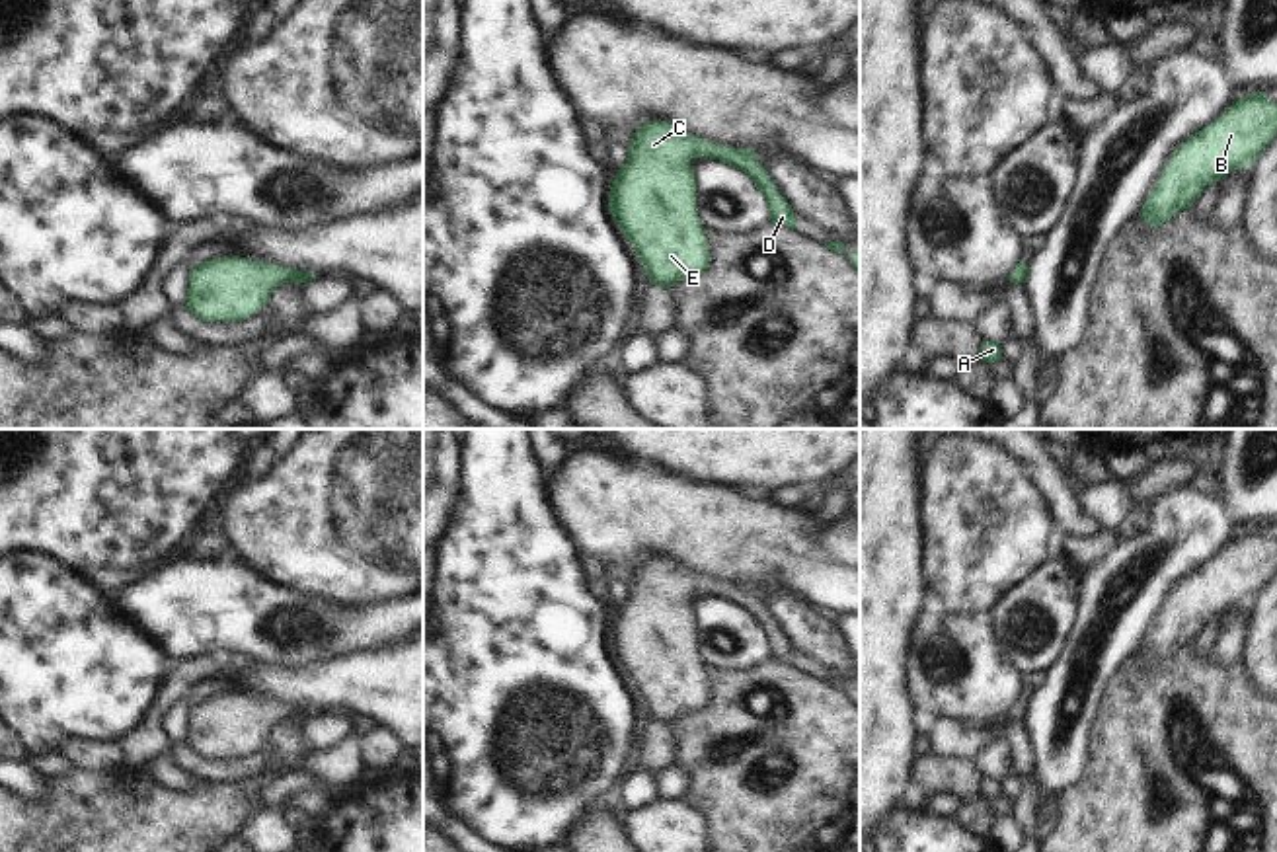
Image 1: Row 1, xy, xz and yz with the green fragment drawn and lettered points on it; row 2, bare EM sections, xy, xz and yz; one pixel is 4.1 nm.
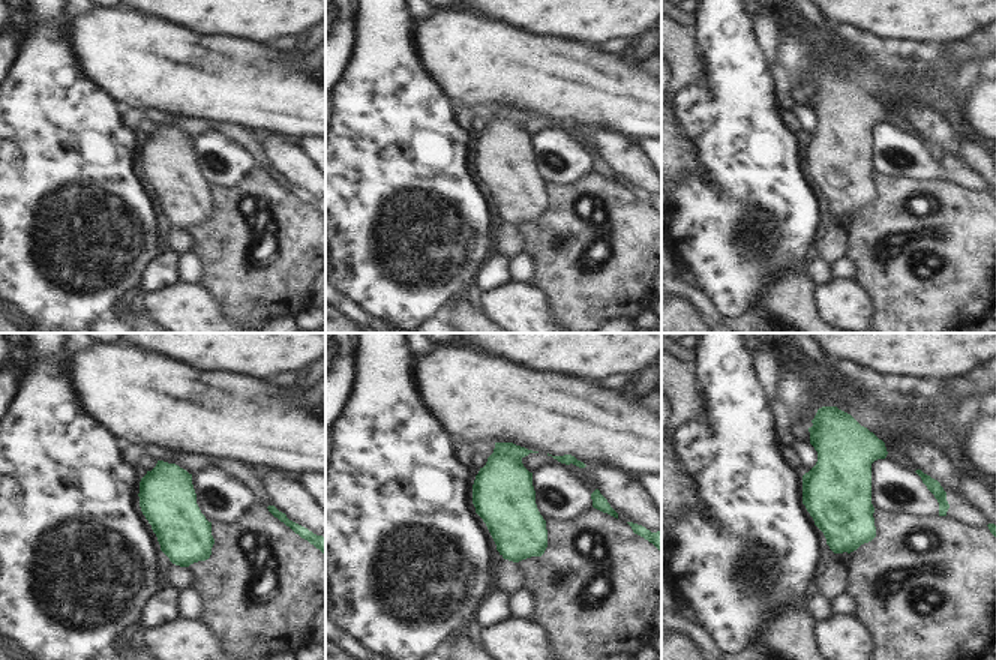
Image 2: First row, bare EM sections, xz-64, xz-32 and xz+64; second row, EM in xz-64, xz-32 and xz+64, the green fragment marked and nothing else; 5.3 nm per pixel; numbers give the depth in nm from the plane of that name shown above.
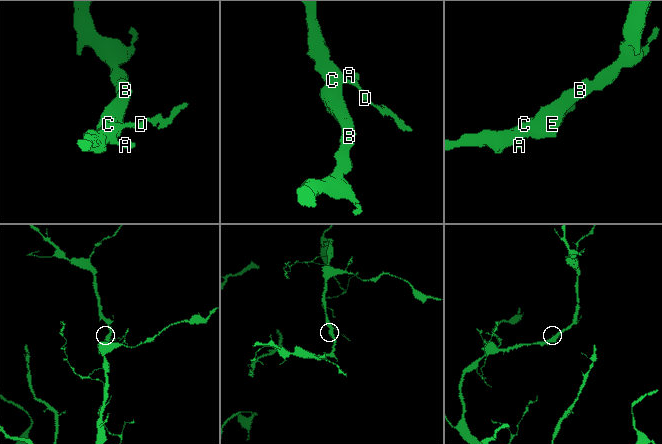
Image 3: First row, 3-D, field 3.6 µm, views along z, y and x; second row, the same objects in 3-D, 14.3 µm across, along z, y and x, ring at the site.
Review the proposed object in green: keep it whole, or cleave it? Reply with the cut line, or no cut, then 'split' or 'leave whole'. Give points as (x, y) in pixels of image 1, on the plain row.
no cut; leave whole

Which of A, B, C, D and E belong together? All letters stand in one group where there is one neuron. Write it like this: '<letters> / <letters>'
A B C D E

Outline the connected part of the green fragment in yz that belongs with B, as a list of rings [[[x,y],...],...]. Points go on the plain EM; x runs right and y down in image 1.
[[[1265,528],[1238,534],[1209,563],[1176,585],[1139,653],[1158,665],[1176,649],[1191,645],[1213,618],[1254,602],[1277,573],[1277,540]]]

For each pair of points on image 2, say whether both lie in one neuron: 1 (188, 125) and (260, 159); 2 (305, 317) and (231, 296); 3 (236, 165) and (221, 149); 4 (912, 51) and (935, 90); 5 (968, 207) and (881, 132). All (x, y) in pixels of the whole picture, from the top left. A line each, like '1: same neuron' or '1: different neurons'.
1: same neuron
2: different neurons
3: same neuron
4: same neuron
5: different neurons

